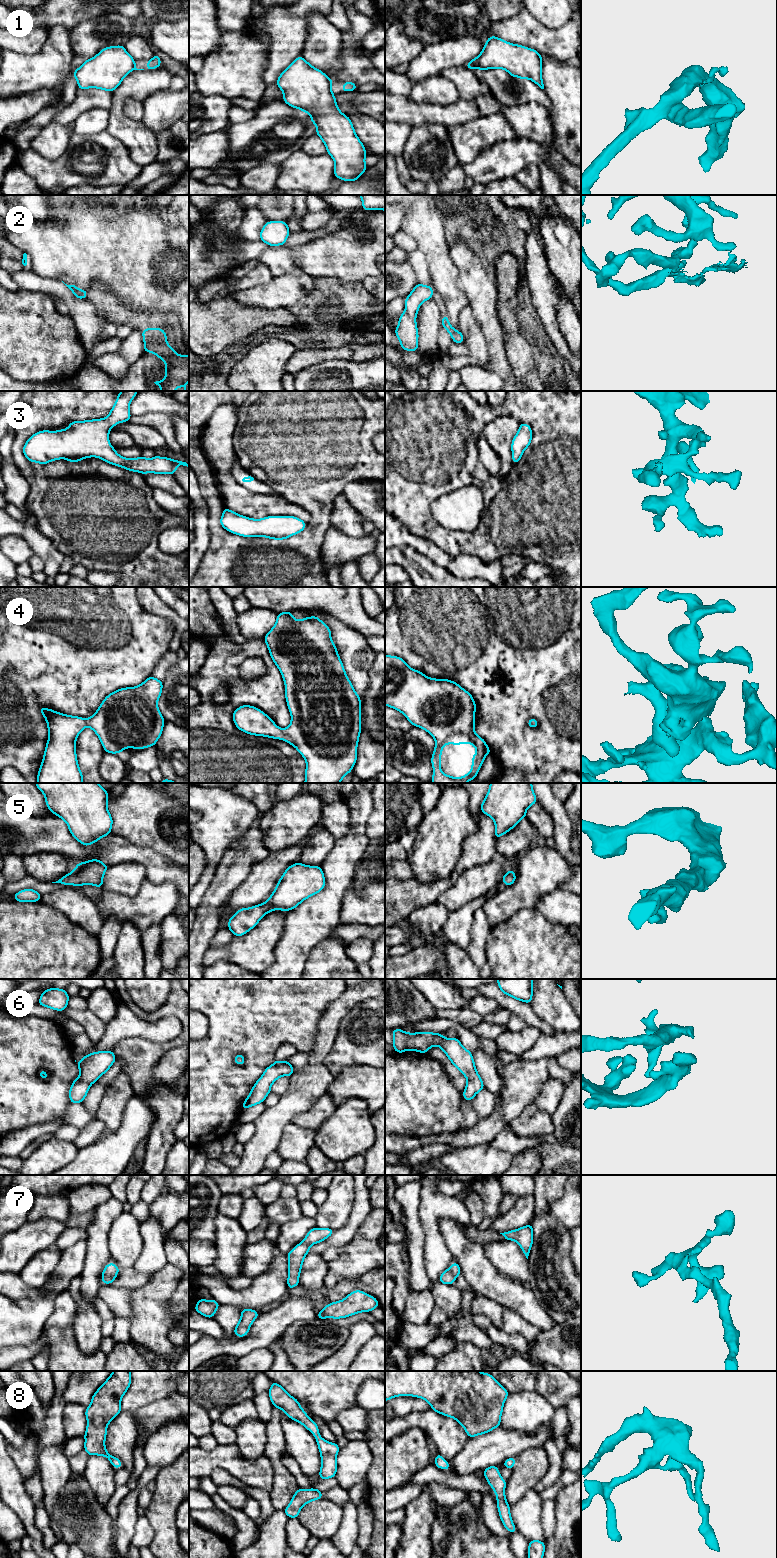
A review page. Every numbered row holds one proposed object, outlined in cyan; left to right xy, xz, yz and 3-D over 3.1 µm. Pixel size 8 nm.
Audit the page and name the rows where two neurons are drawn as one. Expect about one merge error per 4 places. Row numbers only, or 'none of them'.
1, 2

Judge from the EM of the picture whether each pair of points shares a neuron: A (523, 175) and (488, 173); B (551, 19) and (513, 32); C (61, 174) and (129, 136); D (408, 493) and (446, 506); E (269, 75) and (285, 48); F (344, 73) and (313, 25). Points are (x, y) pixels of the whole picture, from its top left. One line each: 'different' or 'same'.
A: different
B: different
C: different
D: different
E: same
F: different

